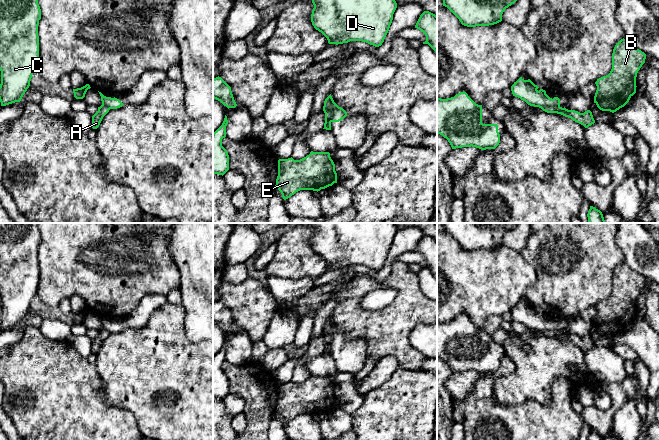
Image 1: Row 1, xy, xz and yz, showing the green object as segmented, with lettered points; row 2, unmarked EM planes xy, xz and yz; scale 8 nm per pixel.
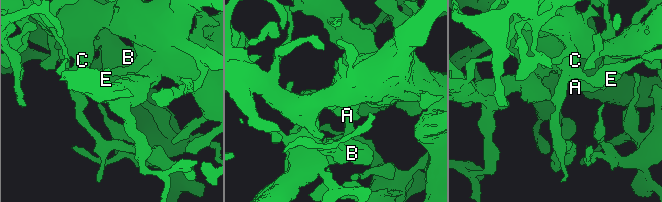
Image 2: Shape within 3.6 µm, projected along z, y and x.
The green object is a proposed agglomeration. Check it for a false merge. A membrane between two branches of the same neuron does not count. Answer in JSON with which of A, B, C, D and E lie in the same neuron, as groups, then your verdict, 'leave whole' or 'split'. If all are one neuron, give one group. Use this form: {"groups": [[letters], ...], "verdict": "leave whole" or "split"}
{"groups": [["A", "B", "E"], ["C", "D"]], "verdict": "split"}

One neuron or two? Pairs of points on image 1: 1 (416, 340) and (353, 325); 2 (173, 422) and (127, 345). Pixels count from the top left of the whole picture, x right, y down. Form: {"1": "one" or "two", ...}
{"1": "two", "2": "one"}

